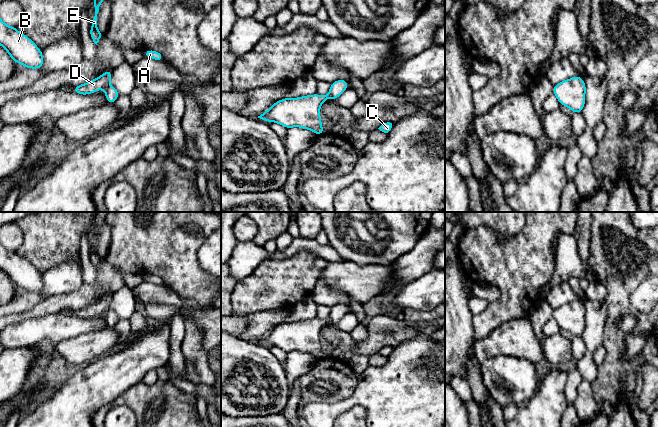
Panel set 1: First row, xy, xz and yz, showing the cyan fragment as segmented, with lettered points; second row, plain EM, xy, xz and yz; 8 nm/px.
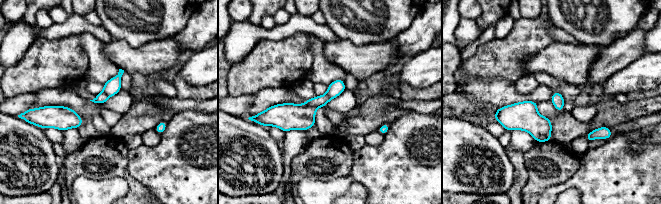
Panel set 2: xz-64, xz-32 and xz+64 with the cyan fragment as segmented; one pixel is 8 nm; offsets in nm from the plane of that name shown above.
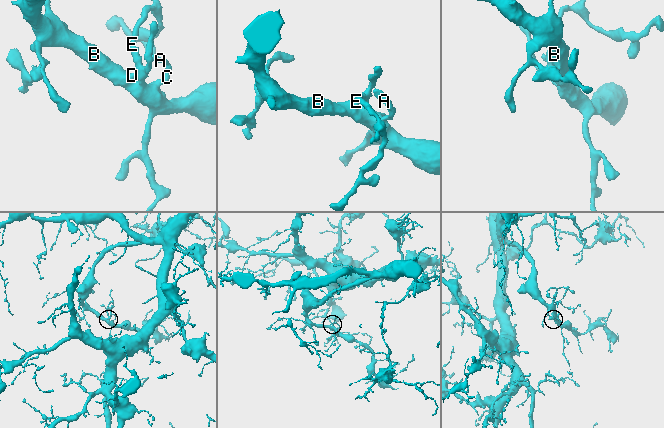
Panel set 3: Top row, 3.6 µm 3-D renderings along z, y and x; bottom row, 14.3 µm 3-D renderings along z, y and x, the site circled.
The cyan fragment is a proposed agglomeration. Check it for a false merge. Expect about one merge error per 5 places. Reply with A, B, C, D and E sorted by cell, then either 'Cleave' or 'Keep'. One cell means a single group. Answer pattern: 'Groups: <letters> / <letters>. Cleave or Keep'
Groups: A B C D E. Keep

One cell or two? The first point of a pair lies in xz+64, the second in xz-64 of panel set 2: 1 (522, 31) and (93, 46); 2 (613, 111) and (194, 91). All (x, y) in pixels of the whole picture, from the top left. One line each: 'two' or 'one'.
1: two
2: two

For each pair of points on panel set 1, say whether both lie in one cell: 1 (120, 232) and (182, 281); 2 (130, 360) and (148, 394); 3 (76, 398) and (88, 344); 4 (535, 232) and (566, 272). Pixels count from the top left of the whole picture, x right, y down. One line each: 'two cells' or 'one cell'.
1: one cell
2: two cells
3: two cells
4: two cells

